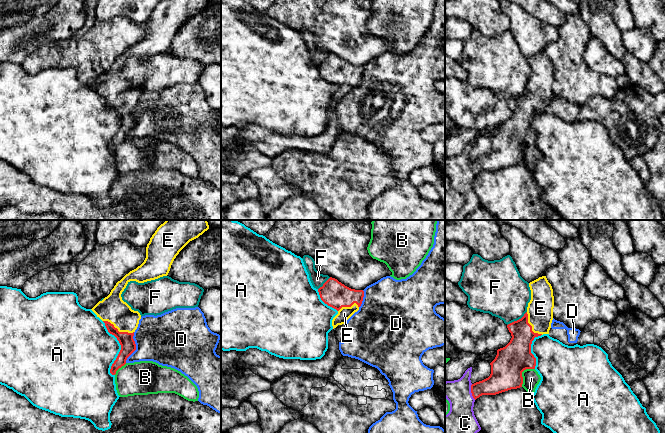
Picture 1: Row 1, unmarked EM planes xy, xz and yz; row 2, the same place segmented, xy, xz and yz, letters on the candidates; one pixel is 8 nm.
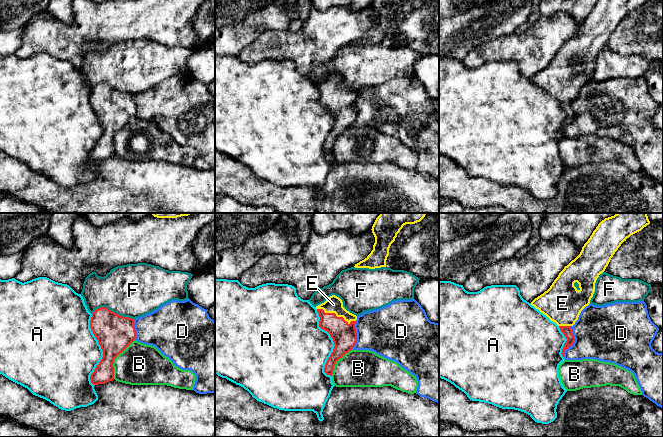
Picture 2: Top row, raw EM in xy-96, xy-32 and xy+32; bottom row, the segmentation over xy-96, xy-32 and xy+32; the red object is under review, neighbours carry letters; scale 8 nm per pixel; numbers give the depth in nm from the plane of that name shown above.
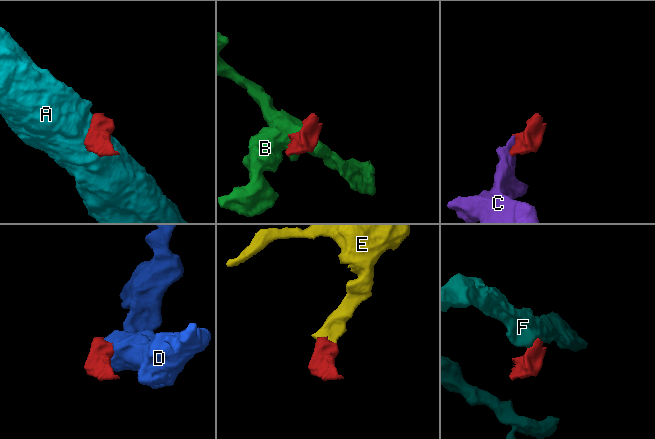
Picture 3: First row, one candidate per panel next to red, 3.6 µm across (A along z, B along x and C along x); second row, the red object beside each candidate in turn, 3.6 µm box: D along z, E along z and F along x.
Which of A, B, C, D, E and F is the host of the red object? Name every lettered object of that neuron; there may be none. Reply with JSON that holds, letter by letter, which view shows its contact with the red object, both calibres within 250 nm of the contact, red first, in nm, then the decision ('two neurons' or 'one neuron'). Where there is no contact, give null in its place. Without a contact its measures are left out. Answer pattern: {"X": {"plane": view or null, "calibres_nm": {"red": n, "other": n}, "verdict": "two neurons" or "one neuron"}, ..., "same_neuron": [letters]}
{"A": {"plane": "xy", "calibres_nm": {"red": 120, "other": 420}, "verdict": "two neurons"}, "B": {"plane": "yz", "calibres_nm": {"red": 260, "other": 140}, "verdict": "two neurons"}, "C": {"plane": "yz", "calibres_nm": {"red": 180, "other": 220}, "verdict": "one neuron"}, "D": {"plane": "xy", "calibres_nm": {"red": 120, "other": 400}, "verdict": "two neurons"}, "E": {"plane": "xy", "calibres_nm": {"red": 120, "other": 220}, "verdict": "one neuron"}, "F": {"plane": "yz", "calibres_nm": {"red": 200, "other": 400}, "verdict": "two neurons"}, "same_neuron": ["C", "E"]}

